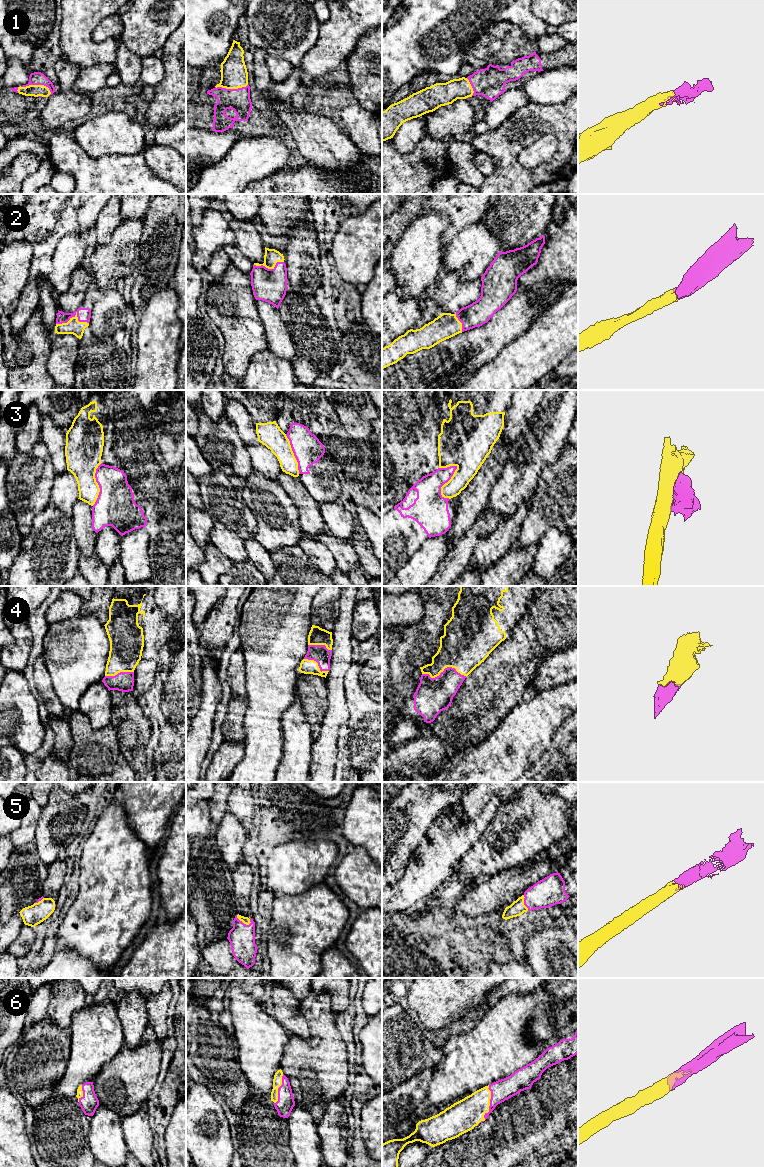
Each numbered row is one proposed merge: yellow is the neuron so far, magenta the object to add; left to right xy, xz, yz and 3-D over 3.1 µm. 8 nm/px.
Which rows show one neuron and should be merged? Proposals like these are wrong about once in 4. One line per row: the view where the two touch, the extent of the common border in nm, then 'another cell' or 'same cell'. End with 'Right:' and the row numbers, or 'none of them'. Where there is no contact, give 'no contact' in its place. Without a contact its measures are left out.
1: contact in xy; length 280 nm; same cell
2: contact in xy; length 260 nm; same cell
3: contact in yz; length 280 nm; another cell
4: contact in yz; length 360 nm; same cell
5: contact in xz; length 140 nm; same cell
6: contact in yz; length 320 nm; same cell
Right: 1, 2, 4, 5, 6

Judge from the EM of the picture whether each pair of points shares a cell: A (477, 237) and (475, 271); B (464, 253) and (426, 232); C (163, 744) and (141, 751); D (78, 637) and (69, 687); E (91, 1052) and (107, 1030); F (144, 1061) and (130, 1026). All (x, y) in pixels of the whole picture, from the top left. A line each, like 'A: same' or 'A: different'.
A: same
B: different
C: same
D: same
E: same
F: different

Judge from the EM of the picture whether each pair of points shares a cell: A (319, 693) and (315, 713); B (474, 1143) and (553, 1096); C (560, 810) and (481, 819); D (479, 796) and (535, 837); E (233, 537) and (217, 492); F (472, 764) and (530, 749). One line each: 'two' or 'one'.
A: one
B: two
C: two
D: two
E: one
F: one

